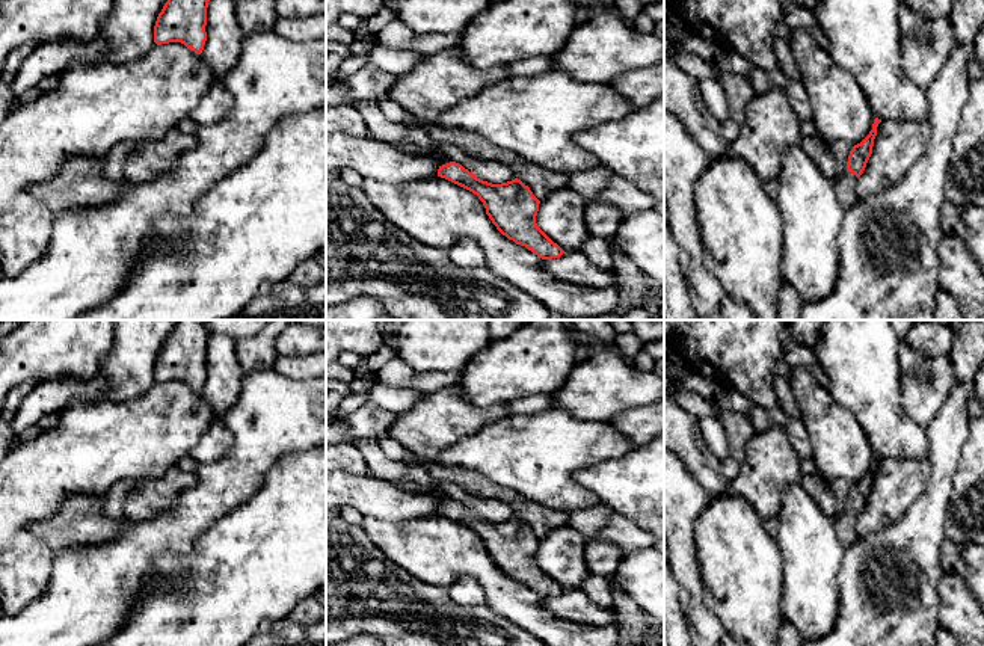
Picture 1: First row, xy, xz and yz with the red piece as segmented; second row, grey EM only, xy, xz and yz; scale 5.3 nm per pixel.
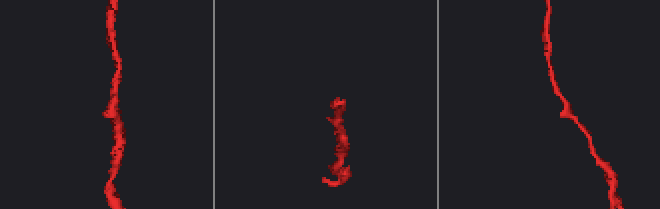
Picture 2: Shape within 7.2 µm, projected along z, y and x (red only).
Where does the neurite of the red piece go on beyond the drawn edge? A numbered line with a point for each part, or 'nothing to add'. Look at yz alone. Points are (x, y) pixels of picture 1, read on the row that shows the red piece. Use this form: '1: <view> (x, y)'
1: yz (845, 183)

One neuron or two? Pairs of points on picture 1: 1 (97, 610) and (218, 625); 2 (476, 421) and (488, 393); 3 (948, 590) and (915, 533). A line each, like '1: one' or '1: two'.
1: two
2: two
3: two

